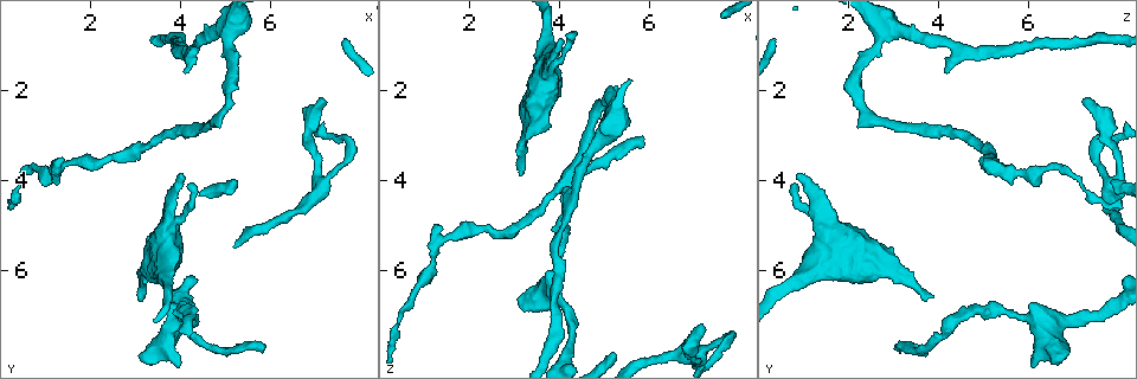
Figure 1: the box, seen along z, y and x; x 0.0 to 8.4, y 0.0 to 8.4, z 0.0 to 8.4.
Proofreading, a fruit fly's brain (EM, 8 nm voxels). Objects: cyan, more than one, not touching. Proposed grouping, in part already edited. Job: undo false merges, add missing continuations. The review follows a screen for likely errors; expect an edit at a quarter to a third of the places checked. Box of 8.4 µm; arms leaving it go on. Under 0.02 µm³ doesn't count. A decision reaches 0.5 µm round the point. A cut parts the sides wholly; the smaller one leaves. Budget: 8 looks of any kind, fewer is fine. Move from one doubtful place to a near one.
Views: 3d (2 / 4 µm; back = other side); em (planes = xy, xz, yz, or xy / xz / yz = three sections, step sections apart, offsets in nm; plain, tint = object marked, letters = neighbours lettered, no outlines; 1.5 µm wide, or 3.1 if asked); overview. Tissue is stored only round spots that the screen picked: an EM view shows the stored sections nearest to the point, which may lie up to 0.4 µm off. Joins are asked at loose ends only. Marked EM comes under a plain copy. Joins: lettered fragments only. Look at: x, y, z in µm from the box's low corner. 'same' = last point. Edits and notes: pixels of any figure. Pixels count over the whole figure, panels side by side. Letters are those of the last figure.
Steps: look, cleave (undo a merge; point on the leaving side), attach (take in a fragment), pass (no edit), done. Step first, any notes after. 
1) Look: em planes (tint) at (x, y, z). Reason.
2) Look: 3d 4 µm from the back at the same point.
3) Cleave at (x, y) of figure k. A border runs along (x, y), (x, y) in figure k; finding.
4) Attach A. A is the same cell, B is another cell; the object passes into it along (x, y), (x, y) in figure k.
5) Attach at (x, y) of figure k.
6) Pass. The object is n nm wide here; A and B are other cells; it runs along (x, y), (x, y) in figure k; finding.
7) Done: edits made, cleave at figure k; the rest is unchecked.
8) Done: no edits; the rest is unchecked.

Look: em xy step 4 (letters) at (0.75, 3.65, 6.70). Sudden change in width.

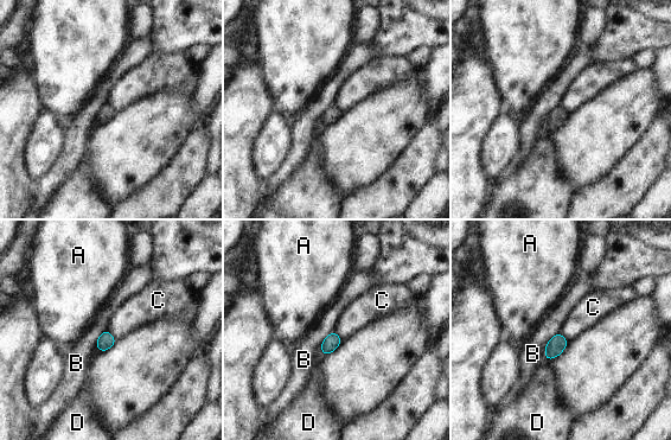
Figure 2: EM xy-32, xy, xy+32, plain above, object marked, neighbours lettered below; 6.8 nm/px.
Look: em planes (letters) at the same point. Another direction.

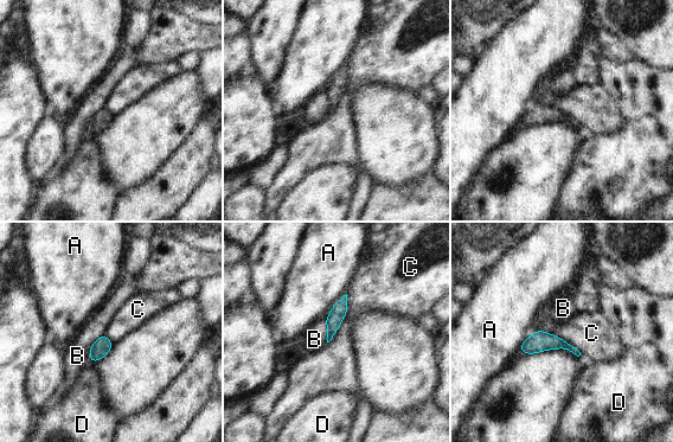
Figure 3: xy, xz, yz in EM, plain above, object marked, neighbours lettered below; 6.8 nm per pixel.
Pass. A, B, C and D are other cells; all the same neuron.

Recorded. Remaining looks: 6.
Look: 3d 2 µm at (5.85, 7.70, 3.00).

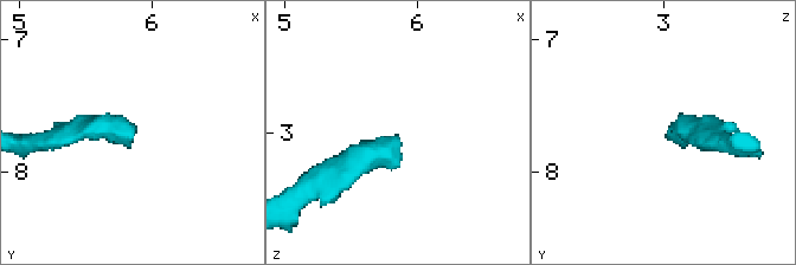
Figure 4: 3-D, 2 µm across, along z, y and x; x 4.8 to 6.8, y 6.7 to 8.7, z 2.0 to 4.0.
Look: em planes (letters) at (5.90, 7.70, 3.04). Now the EM.

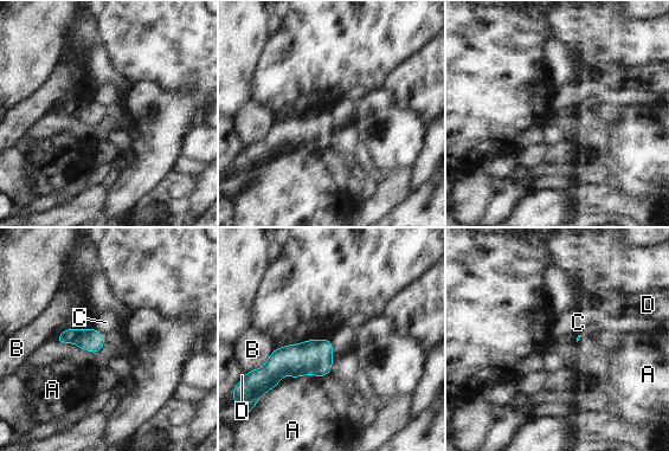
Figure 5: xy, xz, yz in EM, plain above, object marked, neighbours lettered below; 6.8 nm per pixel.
Pass. A, B, C and D are other cells; a border runs along (94, 327), (104, 335) in figure 5; none of them fits.

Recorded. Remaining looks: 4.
Look: 3d 4 µm at (5.15, 0.70, 2.60). Arms part here.

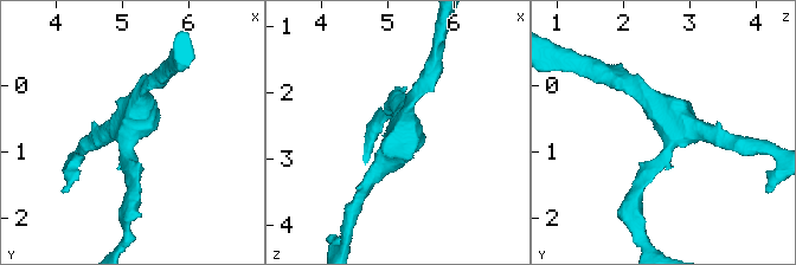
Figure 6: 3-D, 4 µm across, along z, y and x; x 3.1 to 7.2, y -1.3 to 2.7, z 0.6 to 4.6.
Look: em xz step 4 (tint) at (5.10, 0.75, 2.65). Shape alone is not enough.

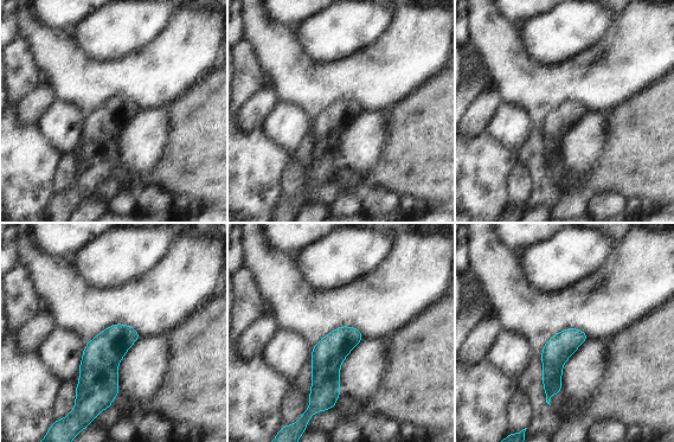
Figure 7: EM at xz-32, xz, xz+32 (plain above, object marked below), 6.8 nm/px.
Look: em xz step 4 (letters) at the same point.

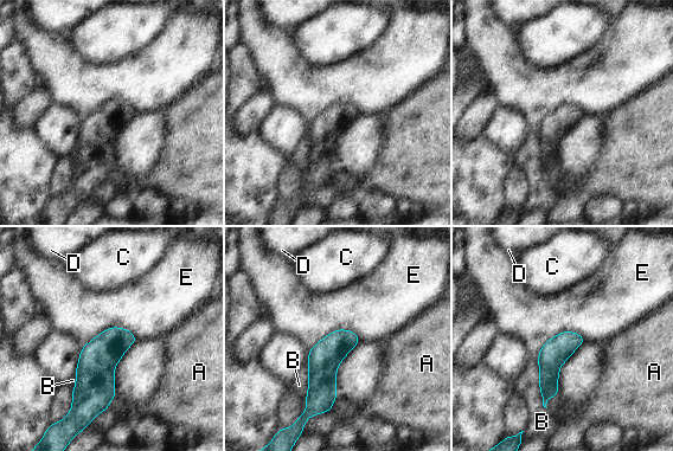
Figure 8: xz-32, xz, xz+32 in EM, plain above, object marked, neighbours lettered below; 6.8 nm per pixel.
Pass. The object is 180 nm wide here; A, B, C, D and E are other cells; it runs along (575, 335), (550, 360), (545, 397) in figure 8; continuous, no second neuron.

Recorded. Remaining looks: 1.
Done: no edits; the rest is unchecked.

